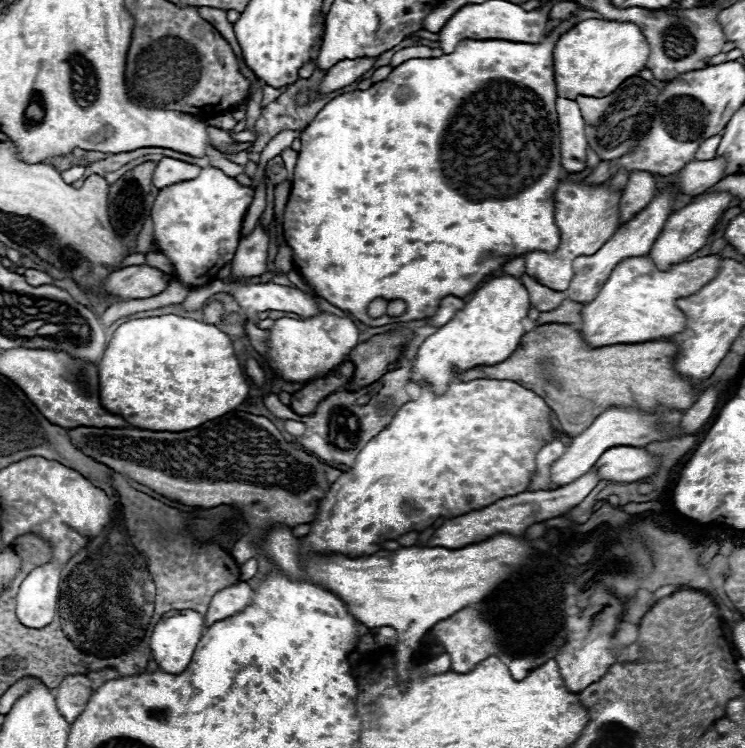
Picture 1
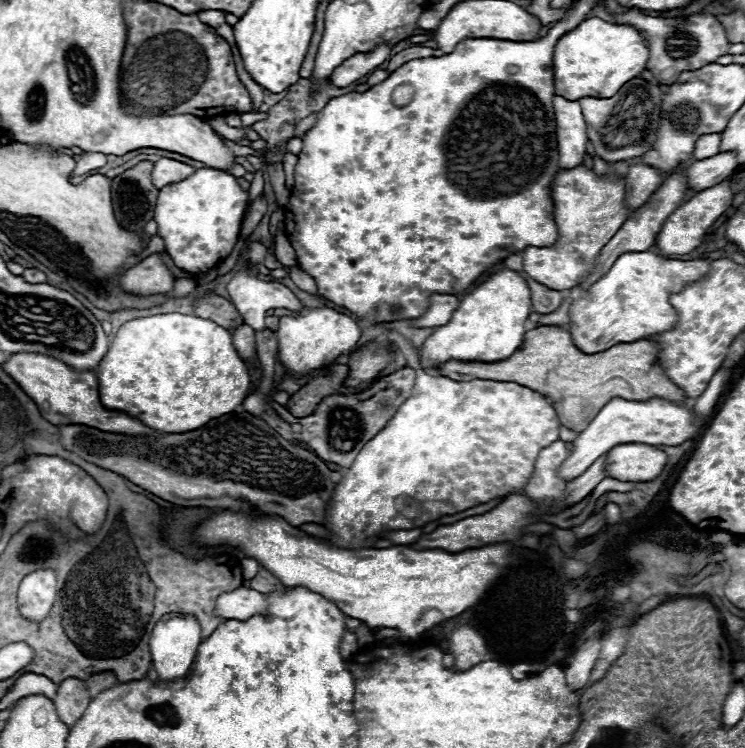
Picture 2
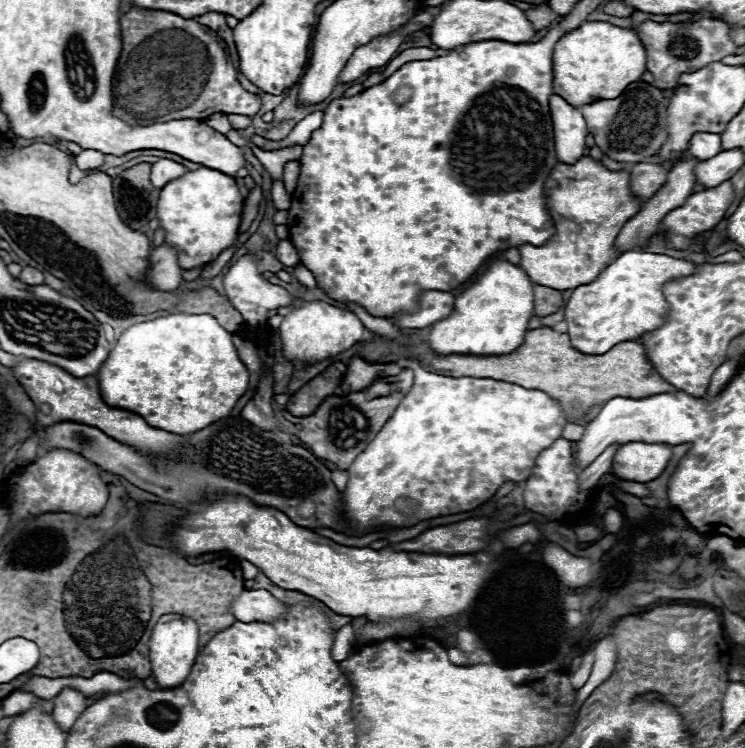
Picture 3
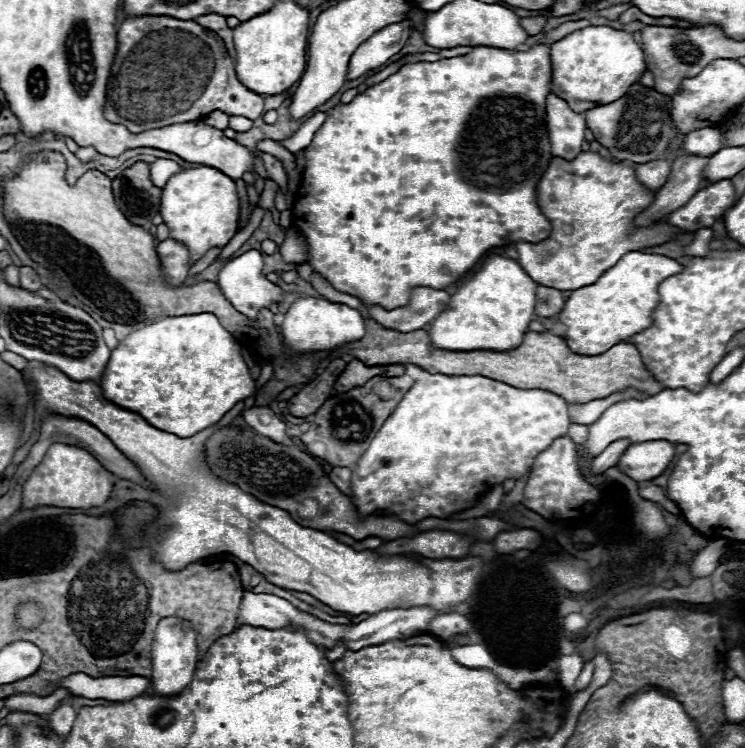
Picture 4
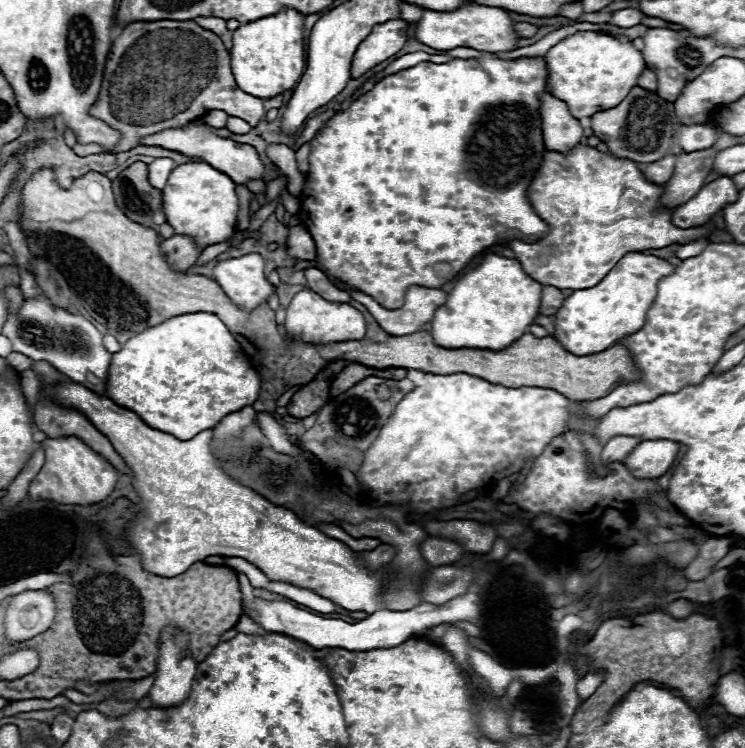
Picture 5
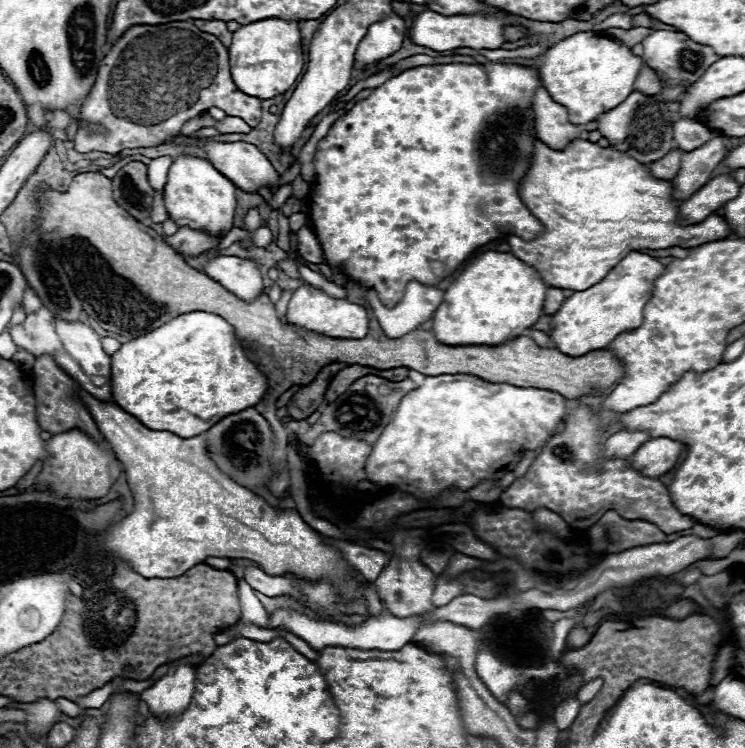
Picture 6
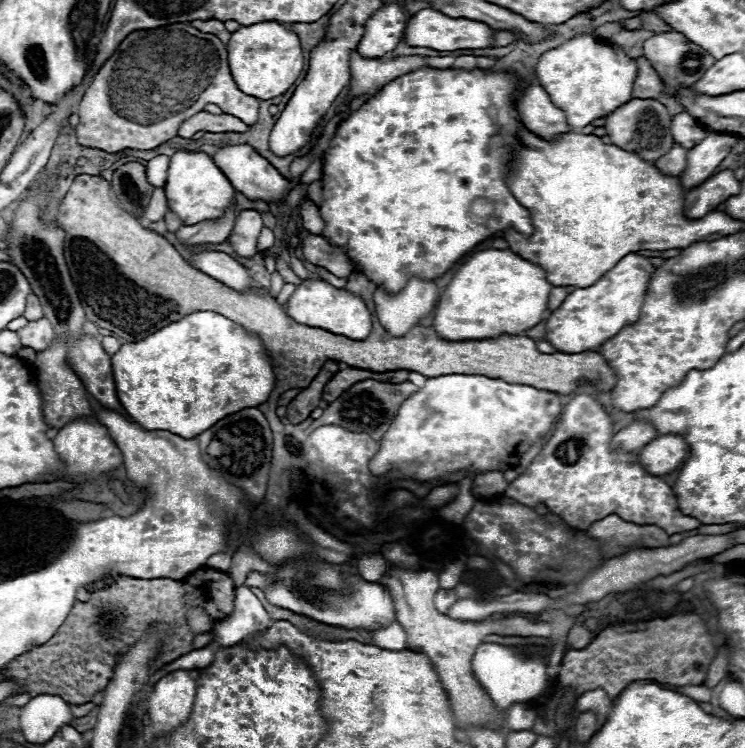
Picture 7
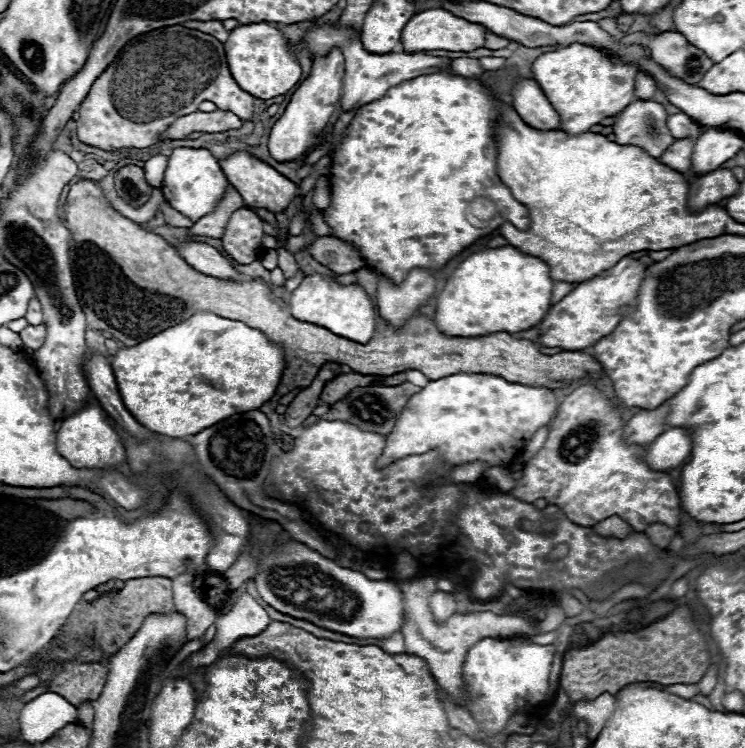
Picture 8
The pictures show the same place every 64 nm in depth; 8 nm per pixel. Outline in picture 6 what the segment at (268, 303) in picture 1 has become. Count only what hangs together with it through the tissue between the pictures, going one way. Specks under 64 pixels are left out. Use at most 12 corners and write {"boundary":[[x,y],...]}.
{"boundary":[[236,256],[210,258],[204,272],[240,300],[266,294],[260,266]]}

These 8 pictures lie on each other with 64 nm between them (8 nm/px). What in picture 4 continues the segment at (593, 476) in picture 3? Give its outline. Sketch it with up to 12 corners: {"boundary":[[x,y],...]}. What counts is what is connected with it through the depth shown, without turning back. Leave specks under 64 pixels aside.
{"boundary":[[630,440],[612,442],[590,462],[590,474],[602,474],[618,462]]}

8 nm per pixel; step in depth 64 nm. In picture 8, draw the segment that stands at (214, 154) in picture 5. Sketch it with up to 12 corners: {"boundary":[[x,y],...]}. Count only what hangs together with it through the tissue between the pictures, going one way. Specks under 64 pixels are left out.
{"boundary":[[246,150],[220,158],[248,206],[282,212],[296,184]]}

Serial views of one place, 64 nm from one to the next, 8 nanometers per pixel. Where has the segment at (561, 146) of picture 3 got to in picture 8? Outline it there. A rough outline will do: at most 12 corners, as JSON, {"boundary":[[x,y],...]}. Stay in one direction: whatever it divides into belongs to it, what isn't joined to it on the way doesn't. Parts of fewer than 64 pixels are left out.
{"boundary":[[534,80],[512,88],[514,110],[536,130],[560,116]]}

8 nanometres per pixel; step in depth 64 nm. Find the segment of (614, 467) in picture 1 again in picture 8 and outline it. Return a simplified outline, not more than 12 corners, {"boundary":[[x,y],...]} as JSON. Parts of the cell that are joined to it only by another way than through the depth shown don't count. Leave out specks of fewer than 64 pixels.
{"boundary":[[670,428],[648,446],[648,464],[674,470],[688,458],[690,434]]}

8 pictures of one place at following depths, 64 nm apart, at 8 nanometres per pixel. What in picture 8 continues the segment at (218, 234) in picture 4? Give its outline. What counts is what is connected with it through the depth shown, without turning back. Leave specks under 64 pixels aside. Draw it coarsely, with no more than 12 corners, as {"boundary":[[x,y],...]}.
{"boundary":[[174,148],[162,182],[192,222],[212,214],[228,180],[204,148]]}

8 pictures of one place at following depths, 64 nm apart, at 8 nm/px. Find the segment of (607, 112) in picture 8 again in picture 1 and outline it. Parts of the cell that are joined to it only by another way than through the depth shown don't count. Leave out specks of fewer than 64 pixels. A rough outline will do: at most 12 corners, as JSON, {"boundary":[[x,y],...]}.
{"boundary":[[596,18],[554,48],[558,96],[606,96],[646,68],[638,26]]}

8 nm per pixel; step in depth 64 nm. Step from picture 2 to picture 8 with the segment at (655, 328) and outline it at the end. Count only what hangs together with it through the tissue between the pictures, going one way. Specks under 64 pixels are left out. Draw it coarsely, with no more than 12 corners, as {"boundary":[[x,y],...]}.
{"boundary":[[626,256],[540,322],[540,346],[572,352],[616,330],[646,264]]}

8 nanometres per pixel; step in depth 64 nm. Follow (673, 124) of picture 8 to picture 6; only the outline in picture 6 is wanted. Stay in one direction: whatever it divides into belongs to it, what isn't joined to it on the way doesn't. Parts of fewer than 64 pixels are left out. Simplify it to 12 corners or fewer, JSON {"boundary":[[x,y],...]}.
{"boundary":[[698,120],[674,122],[684,152],[704,146],[716,132]]}

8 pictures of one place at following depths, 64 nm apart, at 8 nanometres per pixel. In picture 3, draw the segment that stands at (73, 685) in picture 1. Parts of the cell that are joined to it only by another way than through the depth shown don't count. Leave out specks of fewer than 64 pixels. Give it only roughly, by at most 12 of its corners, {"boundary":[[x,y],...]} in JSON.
{"boundary":[[62,688],[54,702],[54,720],[70,730],[88,698],[76,688]]}

